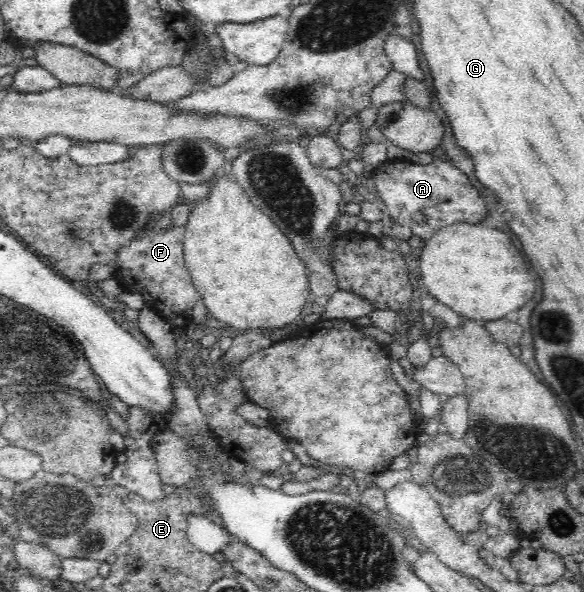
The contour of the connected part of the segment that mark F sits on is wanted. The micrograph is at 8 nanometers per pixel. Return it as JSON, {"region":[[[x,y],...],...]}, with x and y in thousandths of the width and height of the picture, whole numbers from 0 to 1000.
{"region":[[[262,377],[241,385],[231,402],[197,426],[197,468],[217,493],[238,493],[248,514],[289,542],[310,571],[313,557],[330,546],[327,527],[342,497],[315,444],[317,377],[296,377],[293,385],[264,390]]]}

